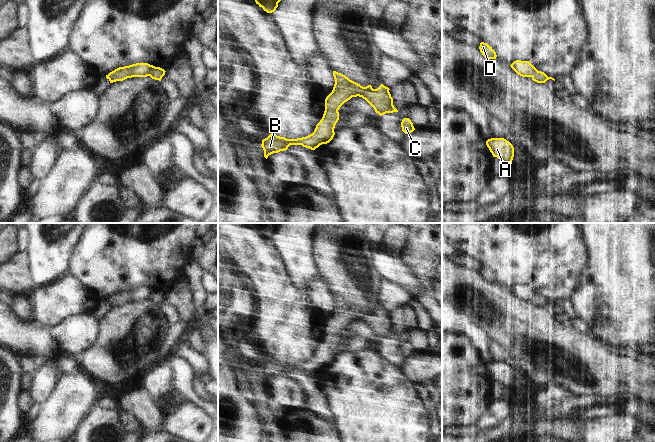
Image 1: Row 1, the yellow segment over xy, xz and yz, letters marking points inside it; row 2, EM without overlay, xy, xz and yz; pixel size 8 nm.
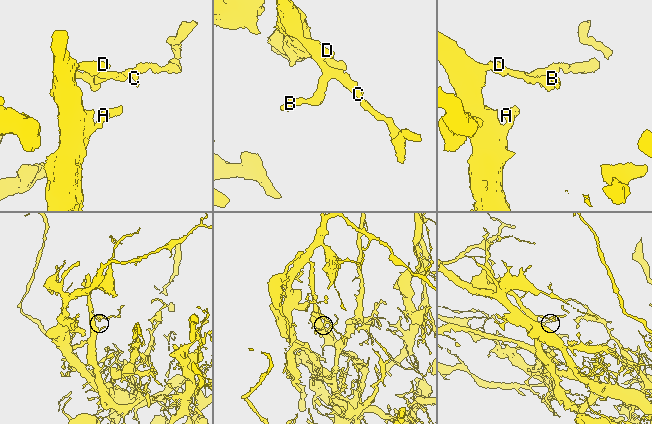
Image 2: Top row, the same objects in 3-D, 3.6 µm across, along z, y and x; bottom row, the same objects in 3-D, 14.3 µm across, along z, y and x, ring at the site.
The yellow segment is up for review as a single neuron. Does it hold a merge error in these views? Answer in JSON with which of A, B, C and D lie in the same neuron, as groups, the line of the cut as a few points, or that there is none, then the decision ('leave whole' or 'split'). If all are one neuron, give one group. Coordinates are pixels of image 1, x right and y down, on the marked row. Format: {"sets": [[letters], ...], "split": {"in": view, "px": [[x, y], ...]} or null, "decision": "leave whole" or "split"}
{"sets": [["A", "B", "C", "D"]], "split": null, "decision": "leave whole"}

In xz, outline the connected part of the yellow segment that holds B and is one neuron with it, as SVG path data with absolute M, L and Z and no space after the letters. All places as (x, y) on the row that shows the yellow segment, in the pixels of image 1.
M333 71L333 76L335 79L333 90L325 99L324 114L316 125L314 132L297 139L287 139L271 133L262 140L261 144L266 159L273 153L286 151L290 145L302 145L315 150L320 145L329 143L335 135L334 128L339 120L338 110L352 97L359 96L365 99L380 116L386 113L398 112L393 105L390 89L383 84L377 89L373 89L371 85L363 87L336 71Z

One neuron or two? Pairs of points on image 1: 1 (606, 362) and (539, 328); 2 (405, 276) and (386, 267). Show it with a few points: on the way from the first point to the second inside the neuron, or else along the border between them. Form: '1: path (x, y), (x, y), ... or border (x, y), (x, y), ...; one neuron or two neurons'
1: path (589, 362), (578, 353), (556, 341); one neuron
2: path (400, 272), (391, 267); one neuron

